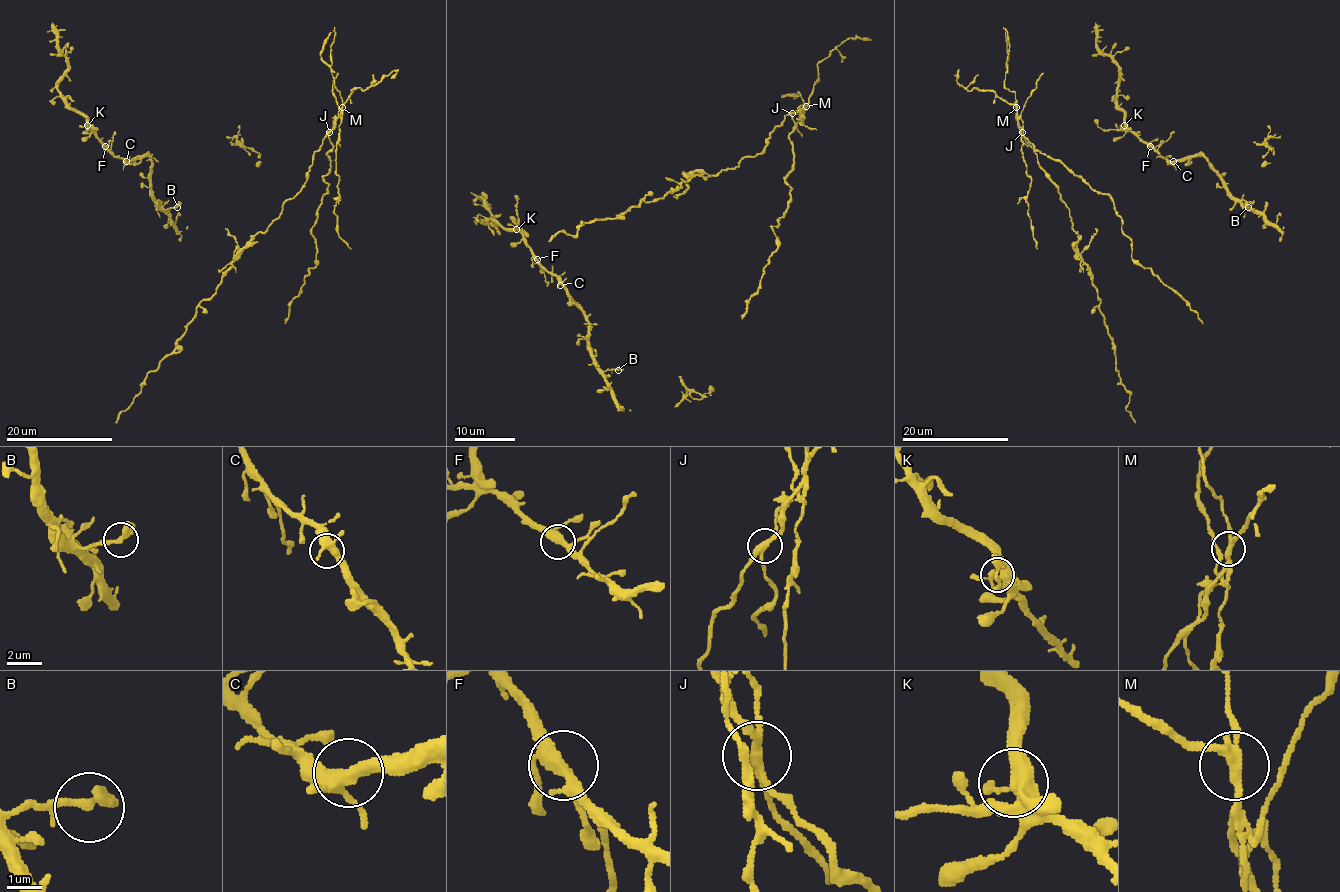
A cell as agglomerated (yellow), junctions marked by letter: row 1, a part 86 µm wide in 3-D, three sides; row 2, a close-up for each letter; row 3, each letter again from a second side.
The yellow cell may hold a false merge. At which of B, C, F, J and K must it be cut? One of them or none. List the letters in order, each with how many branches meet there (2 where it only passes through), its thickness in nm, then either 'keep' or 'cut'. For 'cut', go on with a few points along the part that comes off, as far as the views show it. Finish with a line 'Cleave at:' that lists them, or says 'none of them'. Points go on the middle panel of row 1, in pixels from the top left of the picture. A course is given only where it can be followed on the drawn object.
B: 3 | 280 nm | keep
C: 4 | 400 nm | keep
F: 4 | 340 nm | keep
J: 4 | 240 nm | cut | (793, 113), (764, 150), (738, 166), (689, 175), (655, 201), (548, 241)
K: 4 | 360 nm | keep
Cleave at: J

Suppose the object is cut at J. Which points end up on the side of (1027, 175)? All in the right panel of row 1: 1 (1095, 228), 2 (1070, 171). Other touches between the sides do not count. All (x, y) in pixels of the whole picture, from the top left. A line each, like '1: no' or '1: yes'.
1: yes
2: no

